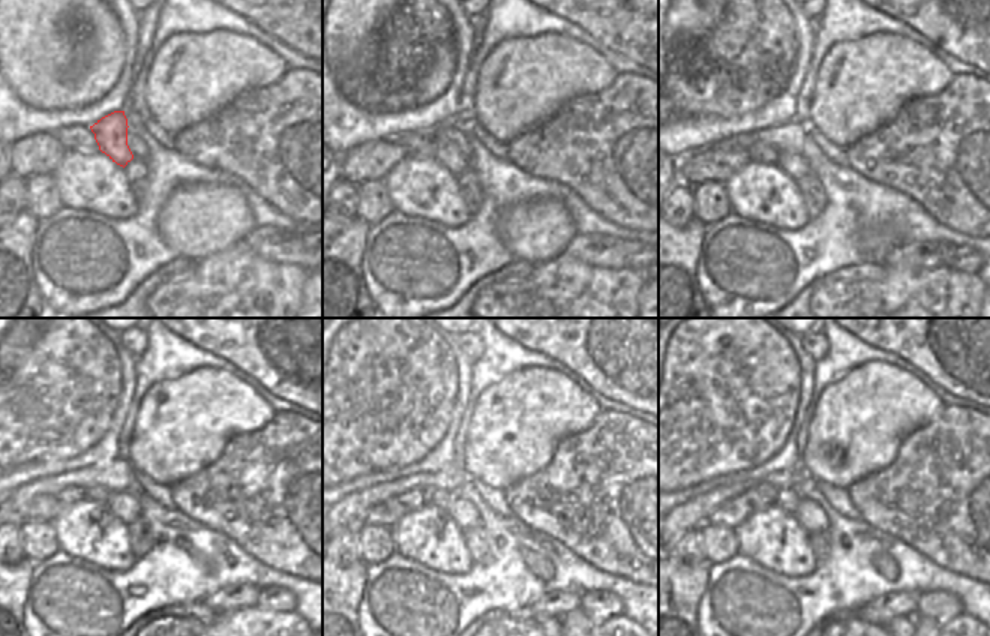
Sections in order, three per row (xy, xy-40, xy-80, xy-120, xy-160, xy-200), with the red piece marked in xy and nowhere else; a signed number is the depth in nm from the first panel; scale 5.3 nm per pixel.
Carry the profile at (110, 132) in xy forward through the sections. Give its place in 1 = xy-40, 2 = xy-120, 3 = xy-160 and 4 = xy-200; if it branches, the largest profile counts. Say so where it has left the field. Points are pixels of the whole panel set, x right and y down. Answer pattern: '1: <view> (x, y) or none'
1: xy-40 (449, 155)
2: xy-120 (125, 506)
3: xy-160 (464, 512)
4: xy-200 (809, 515)

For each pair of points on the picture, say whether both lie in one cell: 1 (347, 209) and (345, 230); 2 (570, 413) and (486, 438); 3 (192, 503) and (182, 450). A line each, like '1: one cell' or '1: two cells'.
1: two cells
2: one cell
3: two cells

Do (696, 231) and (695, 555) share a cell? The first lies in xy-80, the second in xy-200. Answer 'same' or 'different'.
different

